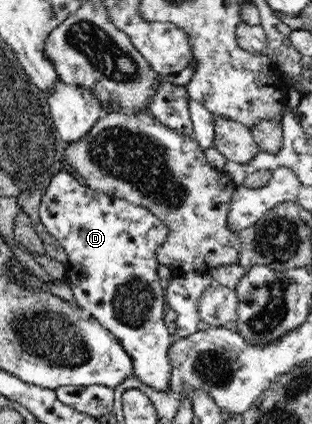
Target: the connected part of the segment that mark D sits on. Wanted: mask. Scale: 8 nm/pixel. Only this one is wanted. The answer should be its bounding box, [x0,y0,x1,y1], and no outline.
[38,170,173,393]

